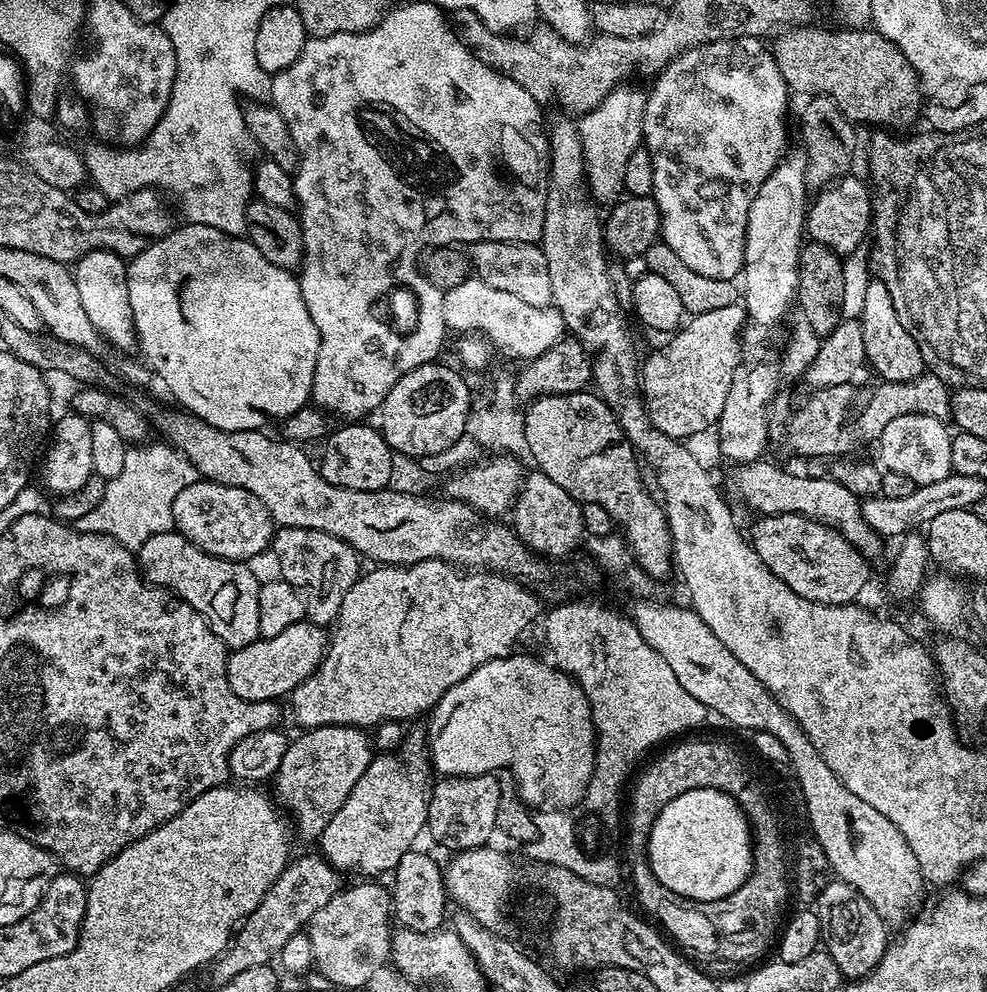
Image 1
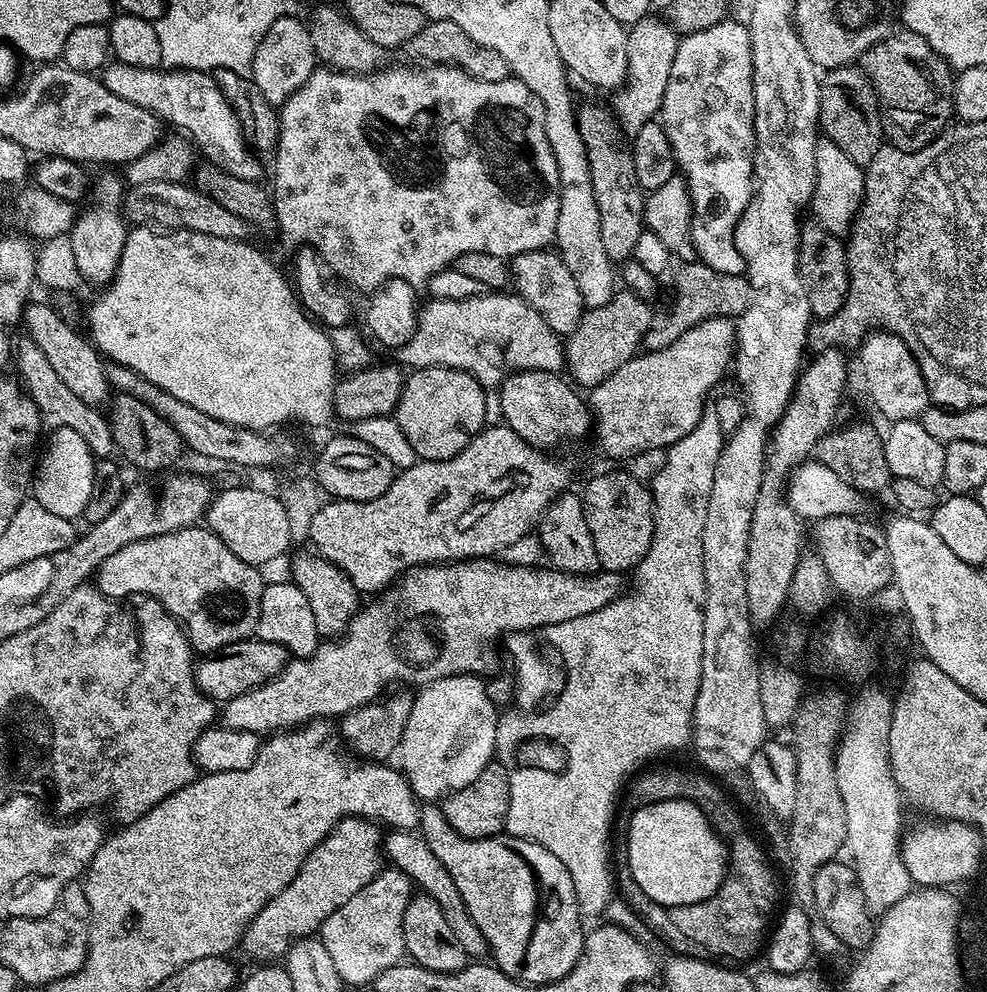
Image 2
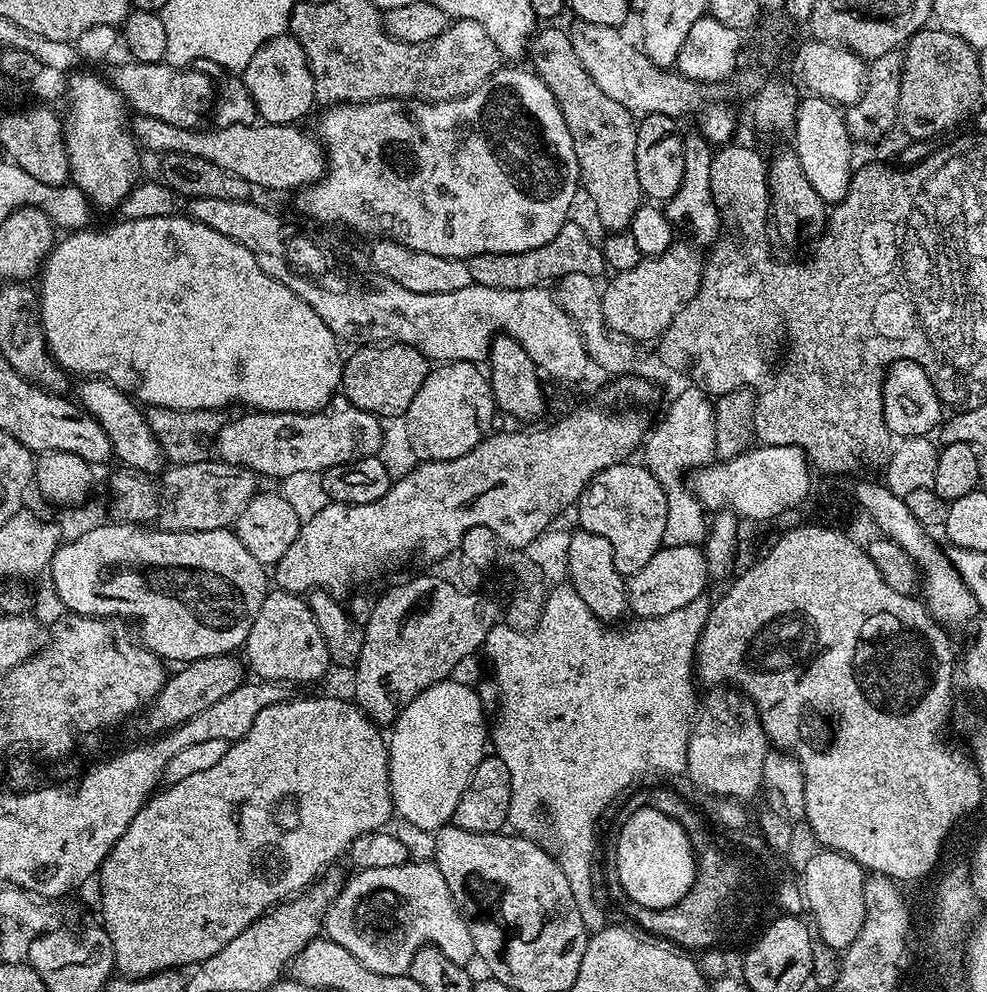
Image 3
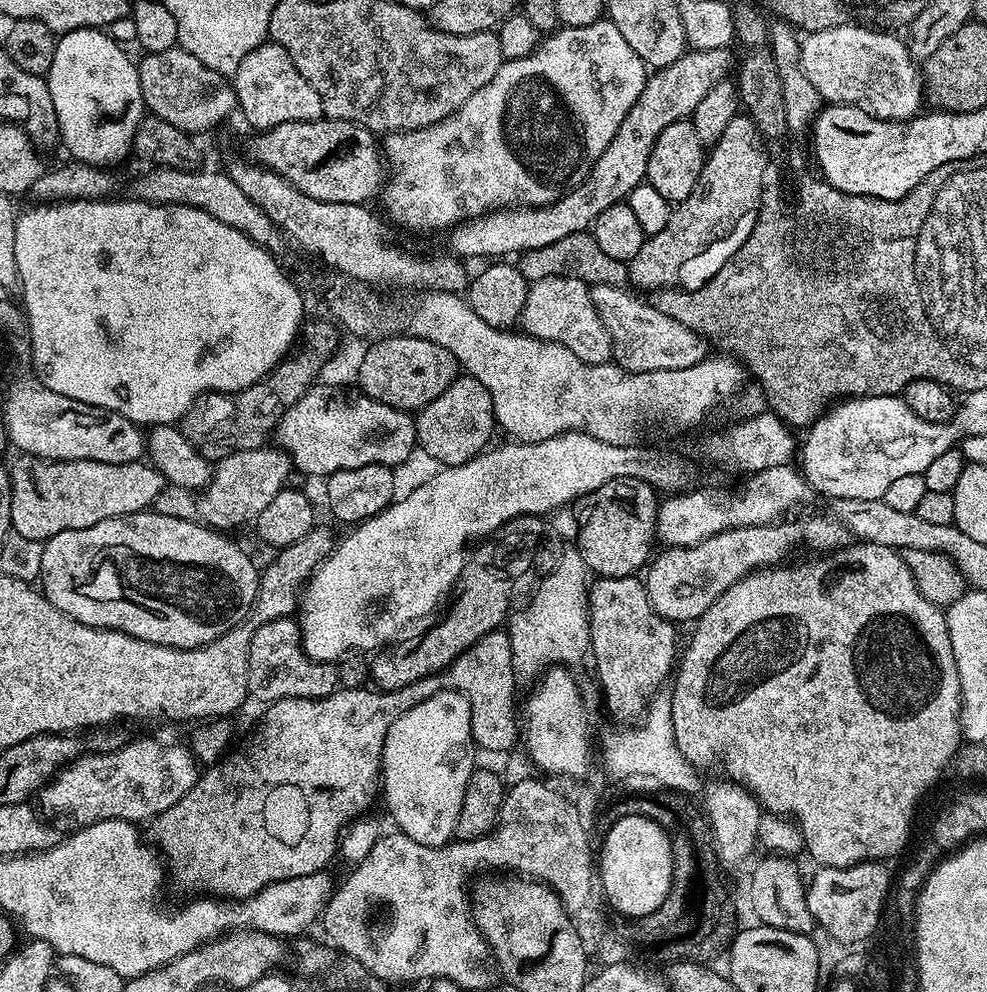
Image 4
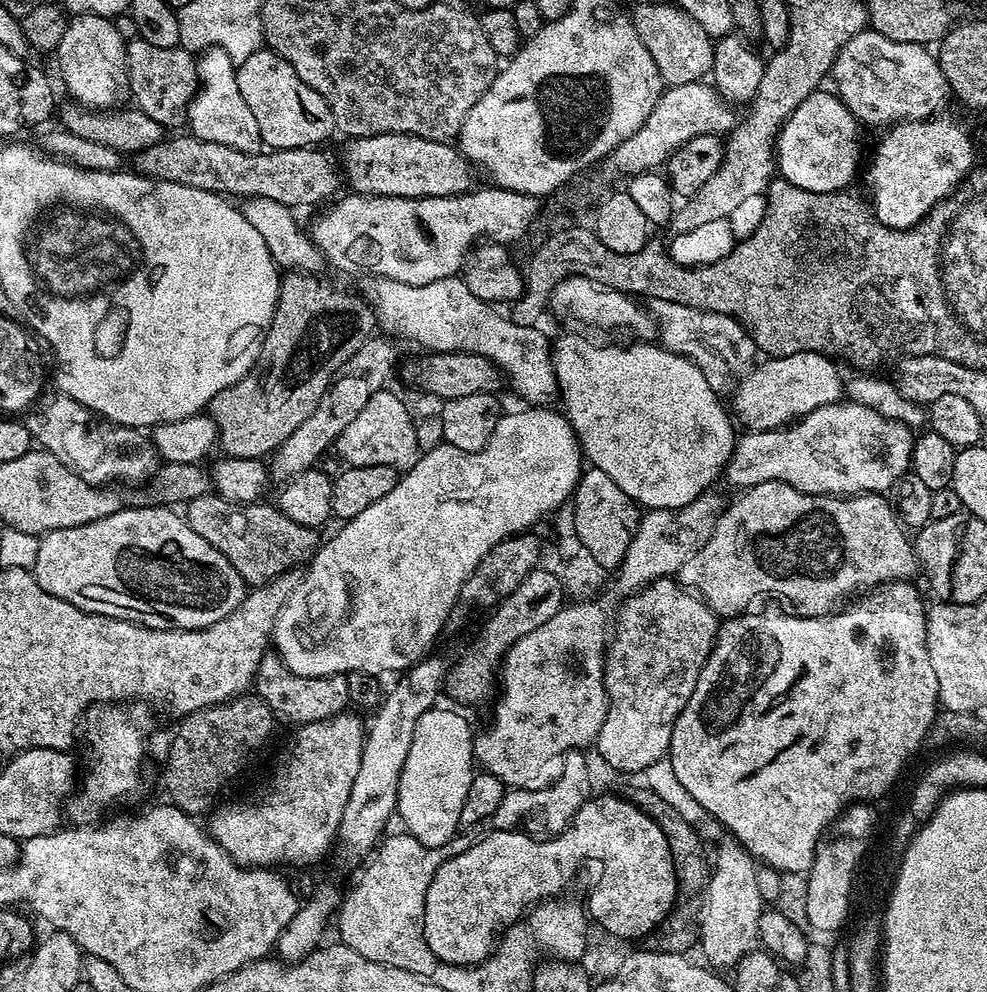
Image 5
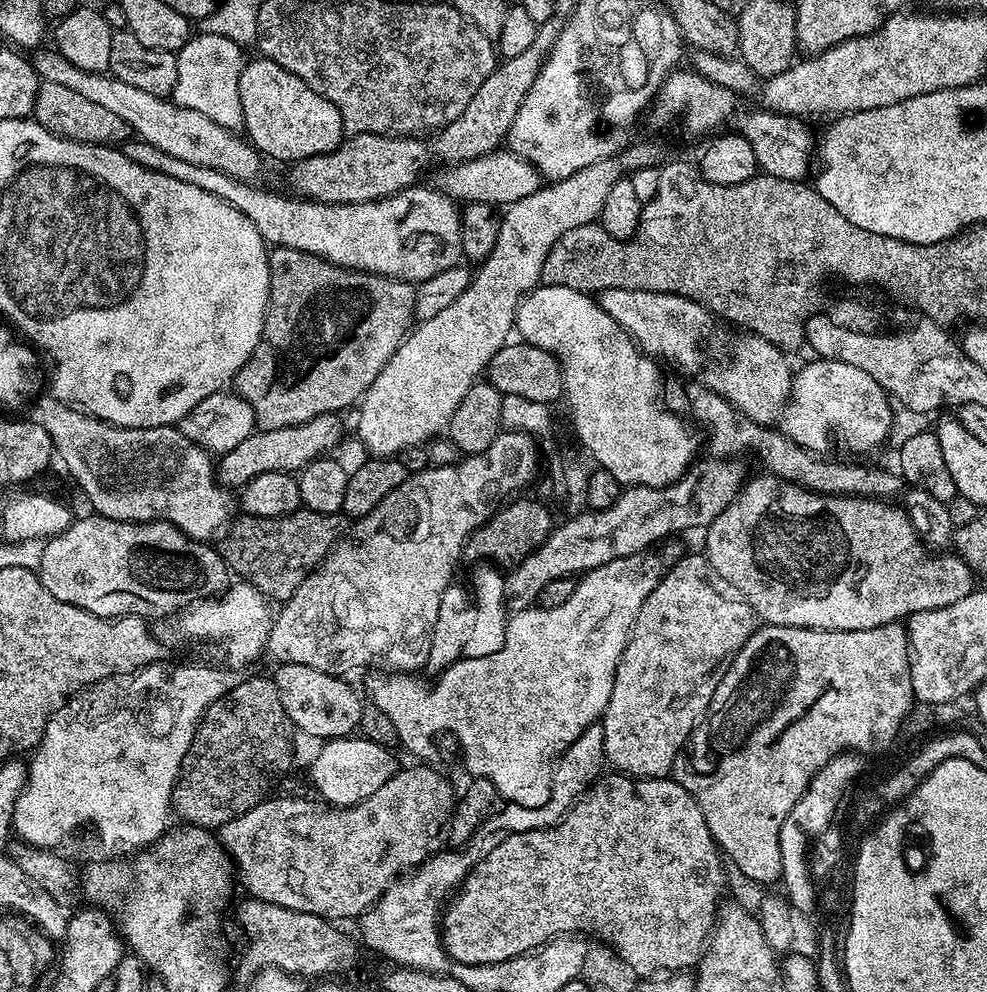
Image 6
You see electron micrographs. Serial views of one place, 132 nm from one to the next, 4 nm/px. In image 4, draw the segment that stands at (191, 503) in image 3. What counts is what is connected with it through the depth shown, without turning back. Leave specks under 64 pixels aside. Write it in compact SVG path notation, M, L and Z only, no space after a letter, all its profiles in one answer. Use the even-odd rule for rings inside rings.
M261 446L259 448L251 448L250 450L242 450L230 454L226 458L222 458L213 467L212 476L208 479L206 491L199 497L198 512L201 517L209 525L218 530L229 530L238 524L254 522L258 518L258 514L262 514L262 510L266 510L266 506L270 506L270 502L274 502L274 498L289 483L288 475L293 475L292 459L288 457L287 452L279 447Z

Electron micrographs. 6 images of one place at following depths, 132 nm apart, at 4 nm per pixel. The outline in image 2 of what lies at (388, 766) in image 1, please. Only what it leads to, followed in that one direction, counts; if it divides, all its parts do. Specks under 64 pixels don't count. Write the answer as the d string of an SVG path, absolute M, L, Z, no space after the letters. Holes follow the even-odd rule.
M348 816L339 820L332 828L332 833L326 837L302 862L296 877L277 896L273 896L266 906L254 917L244 932L242 948L252 956L257 956L260 962L276 962L284 958L293 941L311 937L319 933L324 920L342 906L342 902L350 902L362 886L366 886L382 871L382 828L379 823L366 820L363 816Z

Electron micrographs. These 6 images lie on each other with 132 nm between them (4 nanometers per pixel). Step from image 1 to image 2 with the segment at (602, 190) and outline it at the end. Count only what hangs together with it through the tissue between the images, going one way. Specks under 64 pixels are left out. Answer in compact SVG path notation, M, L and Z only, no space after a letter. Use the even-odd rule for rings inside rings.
M647 18L631 25L628 32L628 79L615 93L610 108L618 117L621 129L635 134L648 120L656 120L662 106L662 94L666 94L666 82L670 82L670 66L674 66L674 54L678 33L667 19Z

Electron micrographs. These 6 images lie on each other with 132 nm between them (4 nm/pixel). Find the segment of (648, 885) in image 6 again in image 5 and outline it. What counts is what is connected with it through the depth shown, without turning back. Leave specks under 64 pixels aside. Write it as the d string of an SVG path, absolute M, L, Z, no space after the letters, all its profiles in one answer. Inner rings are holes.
M593 795L559 836L537 838L515 830L492 830L489 833L457 856L444 860L434 878L430 878L430 886L426 890L424 937L432 953L447 964L471 966L487 960L496 951L505 929L519 921L526 910L563 893L560 891L564 888L564 880L575 874L579 860L597 860L600 863L600 877L586 901L587 915L599 927L625 942L654 933L676 903L675 866L666 837L654 818L648 817L623 795Z

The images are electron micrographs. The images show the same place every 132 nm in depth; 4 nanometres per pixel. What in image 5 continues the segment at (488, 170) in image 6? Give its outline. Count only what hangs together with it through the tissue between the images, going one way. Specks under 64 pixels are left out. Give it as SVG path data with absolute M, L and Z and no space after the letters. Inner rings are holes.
M401 132L358 136L347 143L342 159L342 176L353 193L361 196L442 198L473 191L474 165L460 153L459 147L451 143L407 136Z

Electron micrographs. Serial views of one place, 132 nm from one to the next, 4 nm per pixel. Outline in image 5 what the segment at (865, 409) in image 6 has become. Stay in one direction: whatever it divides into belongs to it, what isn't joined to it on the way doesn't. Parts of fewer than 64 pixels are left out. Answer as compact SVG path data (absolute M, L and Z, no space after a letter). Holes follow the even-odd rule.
M789 352L762 360L747 369L739 377L740 385L739 380L735 385L734 416L740 424L745 424L747 431L769 432L771 428L783 428L816 408L837 403L845 395L842 372L836 369L837 361L823 352Z

